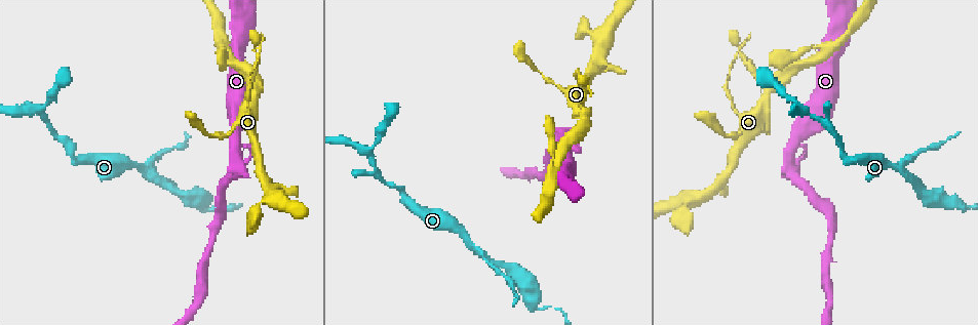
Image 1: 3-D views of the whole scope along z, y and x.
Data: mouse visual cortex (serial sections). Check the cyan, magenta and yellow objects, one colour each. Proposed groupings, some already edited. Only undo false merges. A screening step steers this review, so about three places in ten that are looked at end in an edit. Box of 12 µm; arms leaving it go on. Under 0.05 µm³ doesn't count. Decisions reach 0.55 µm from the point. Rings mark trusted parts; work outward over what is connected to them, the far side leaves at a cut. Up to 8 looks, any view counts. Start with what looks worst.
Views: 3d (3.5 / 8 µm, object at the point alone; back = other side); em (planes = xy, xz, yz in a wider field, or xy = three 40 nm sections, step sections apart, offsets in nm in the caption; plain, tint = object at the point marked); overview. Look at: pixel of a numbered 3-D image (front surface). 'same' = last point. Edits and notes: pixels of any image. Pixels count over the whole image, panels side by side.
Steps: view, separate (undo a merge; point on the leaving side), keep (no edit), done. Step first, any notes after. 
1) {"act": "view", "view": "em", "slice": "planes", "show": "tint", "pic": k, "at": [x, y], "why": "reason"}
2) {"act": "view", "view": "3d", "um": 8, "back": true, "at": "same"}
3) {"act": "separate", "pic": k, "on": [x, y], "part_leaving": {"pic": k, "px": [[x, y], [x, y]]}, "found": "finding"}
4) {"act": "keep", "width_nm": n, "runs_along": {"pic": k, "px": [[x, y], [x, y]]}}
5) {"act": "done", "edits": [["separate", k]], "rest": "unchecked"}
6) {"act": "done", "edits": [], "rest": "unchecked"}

{"act": "view", "view": "3d", "um": 8, "pic": 1, "at": [147, 173], "why": "branch point"}

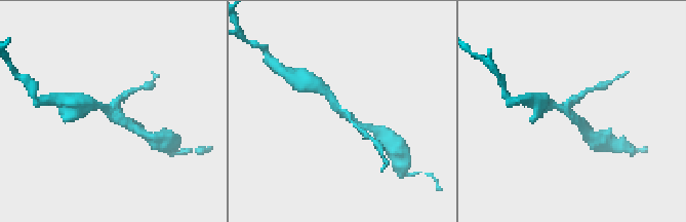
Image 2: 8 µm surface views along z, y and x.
{"act": "view", "view": "em", "slice": "xy", "step": 3, "show": "tint", "pic": 2, "at": [344, 115]}

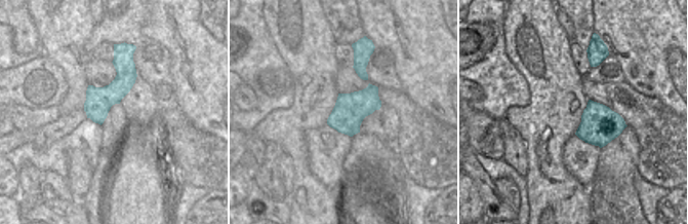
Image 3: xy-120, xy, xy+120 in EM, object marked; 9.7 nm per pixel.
{"act": "keep", "arm_widths_nm": [150, 250, 300], "runs_along": {"pic": 2, "px": [[324, 93], [336, 109], [364, 125]]}, "found": "continuous, no second cell"}

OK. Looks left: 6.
{"act": "view", "view": "3d", "um": 3.5, "pic": 1, "at": [258, 83], "why": "arms part here"}

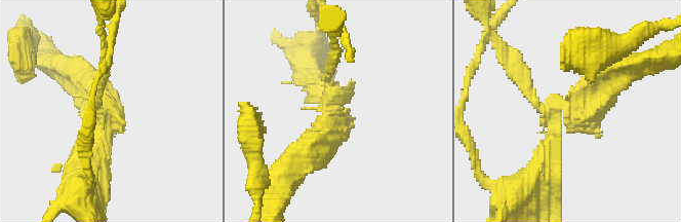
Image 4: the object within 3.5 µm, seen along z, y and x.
{"act": "view", "view": "em", "slice": "xy", "step": 2, "show": "tint", "pic": 4, "at": [333, 95]}

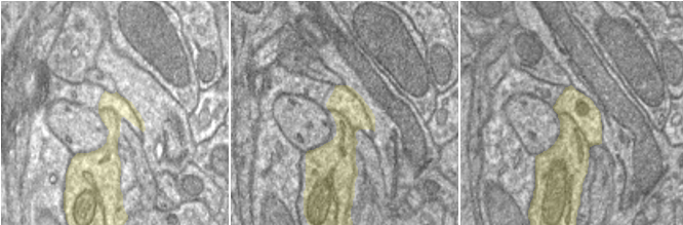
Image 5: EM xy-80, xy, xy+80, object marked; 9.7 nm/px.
{"act": "keep", "runs_along": {"pic": 4, "px": [[537, 176], [556, 103], [601, 87]]}, "found": "continuous, no second cell"}

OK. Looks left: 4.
{"act": "view", "view": "3d", "um": 3.5, "pic": 1, "at": [237, 168]}

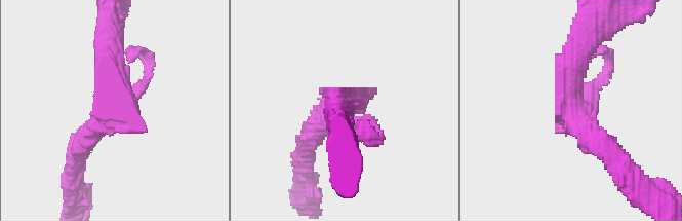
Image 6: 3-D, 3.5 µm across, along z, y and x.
{"act": "view", "view": "em", "slice": "planes", "show": "tint", "pic": 6, "at": [113, 104], "why": "now the EM"}

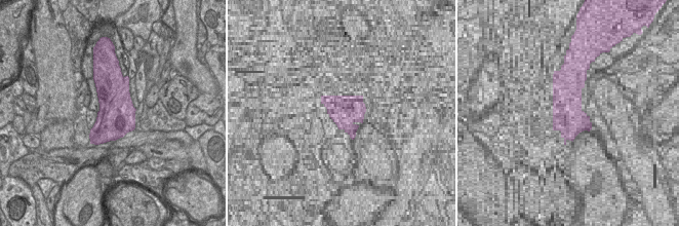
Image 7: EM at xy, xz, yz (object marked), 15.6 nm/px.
{"act": "view", "view": "em", "slice": "xy", "step": 1, "show": "tint", "at": "same"}

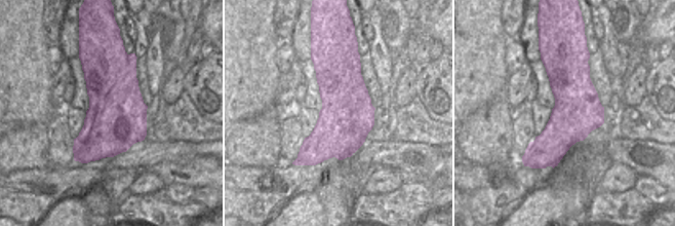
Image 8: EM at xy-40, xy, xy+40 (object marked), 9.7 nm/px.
{"act": "keep", "width_nm": 500, "runs_along": {"pic": 6, "px": [[110, 38], [113, 107], [78, 148]]}, "found": "continuous, no second cell"}

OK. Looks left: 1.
{"act": "done", "edits": [], "rest": "unchecked"}

